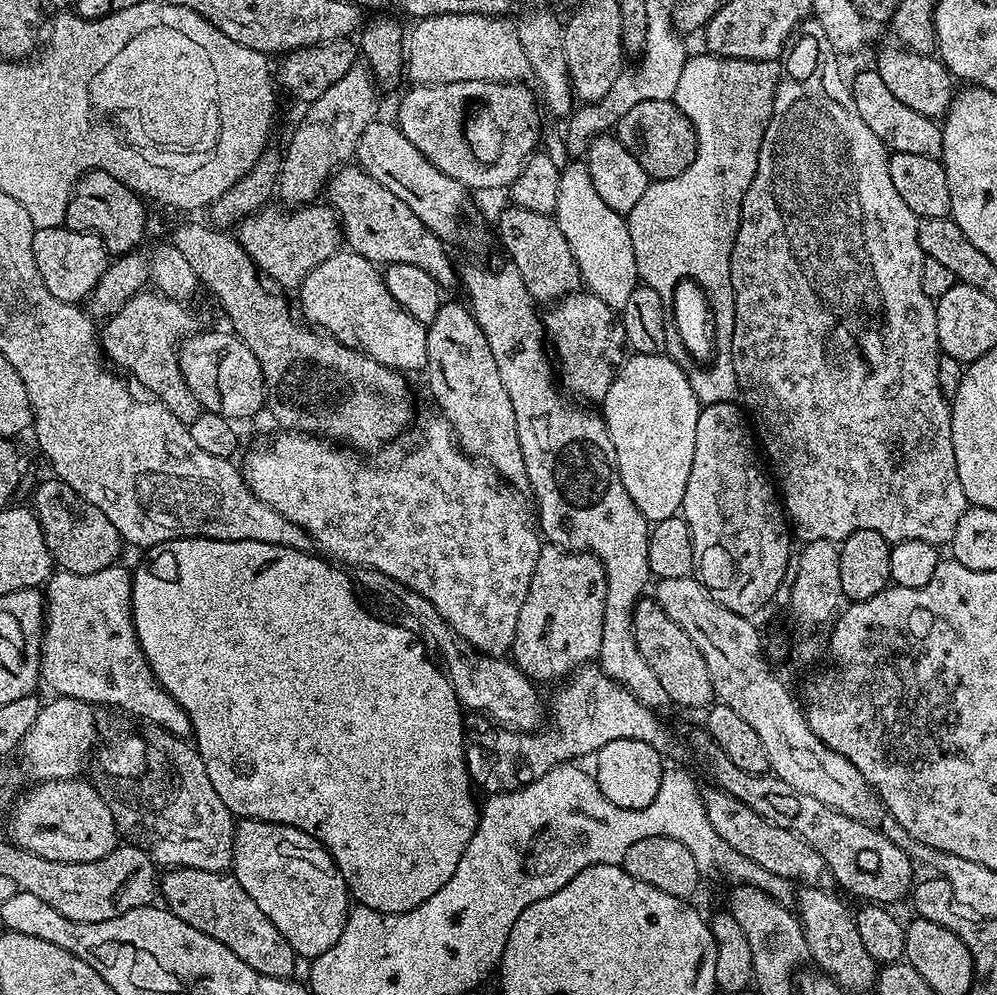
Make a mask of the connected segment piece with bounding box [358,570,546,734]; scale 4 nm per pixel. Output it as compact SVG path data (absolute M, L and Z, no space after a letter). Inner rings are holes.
M364 570L359 573L359 576L358 584L361 589L364 587L366 591L373 592L376 596L381 596L390 607L404 612L404 617L402 617L403 623L415 631L420 638L420 643L425 645L429 653L438 661L438 667L450 682L461 709L468 710L468 708L473 708L476 712L485 712L492 719L489 721L495 722L499 727L510 728L513 732L532 734L539 729L536 727L543 720L545 723L546 708L545 705L544 708L540 705L540 696L536 693L537 685L529 680L528 676L520 668L516 667L511 659L485 656L477 652L476 649L465 646L460 637L456 635L455 630L430 606L430 602L426 602L426 598L422 598L422 594L418 594L409 588L403 588L403 586L398 582L394 582L386 574Z

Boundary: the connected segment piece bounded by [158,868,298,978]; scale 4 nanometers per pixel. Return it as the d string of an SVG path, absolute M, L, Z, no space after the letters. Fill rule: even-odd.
M172 868L165 871L159 881L158 888L162 893L163 903L169 912L173 912L182 922L194 926L194 930L202 930L210 938L222 942L226 950L238 954L246 966L258 970L258 974L266 974L270 978L288 978L296 971L297 954L278 934L278 926L258 910L254 898L242 890L236 877L228 872L211 872L210 870L194 870L193 868Z

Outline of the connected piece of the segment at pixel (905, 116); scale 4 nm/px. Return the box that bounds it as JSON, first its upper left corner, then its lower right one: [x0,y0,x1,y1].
[851,70,942,157]

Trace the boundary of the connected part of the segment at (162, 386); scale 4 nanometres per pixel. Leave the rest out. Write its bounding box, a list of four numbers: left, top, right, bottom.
[98,290,202,424]

